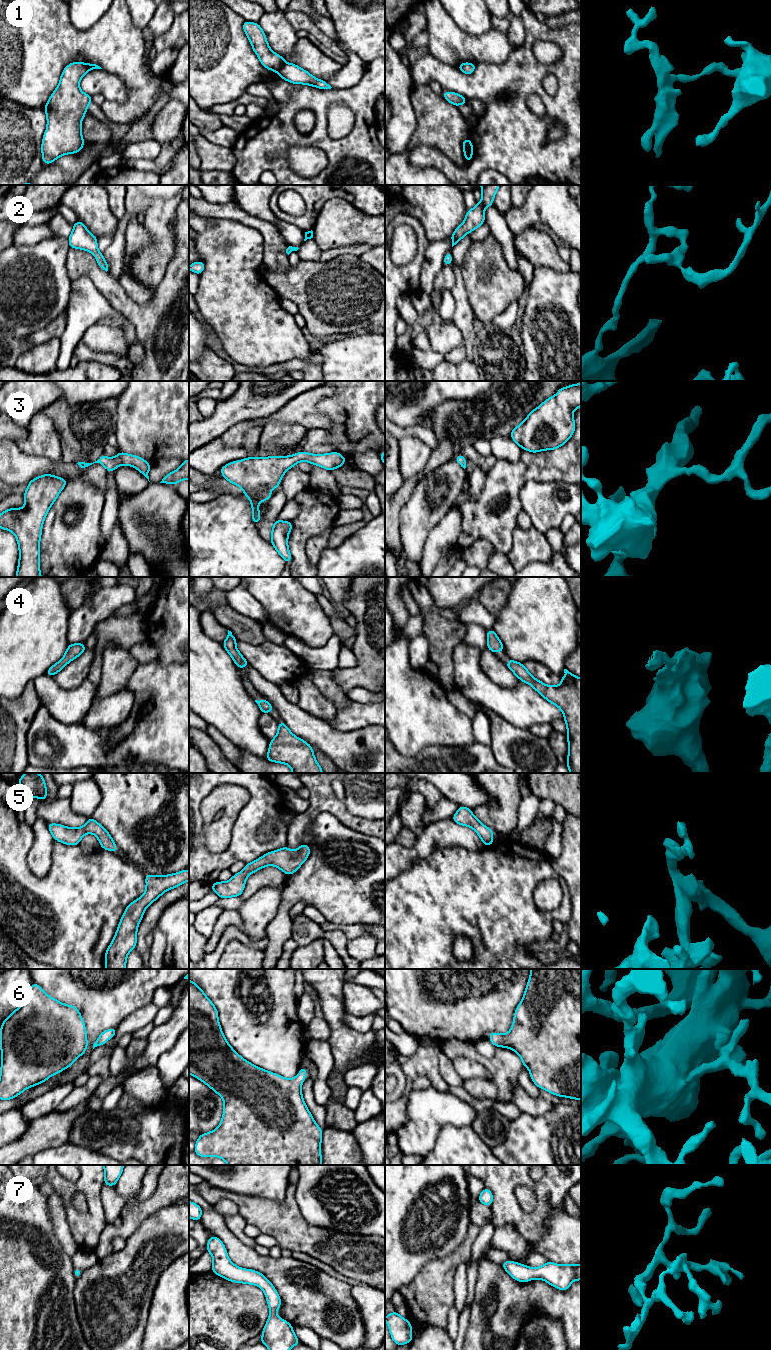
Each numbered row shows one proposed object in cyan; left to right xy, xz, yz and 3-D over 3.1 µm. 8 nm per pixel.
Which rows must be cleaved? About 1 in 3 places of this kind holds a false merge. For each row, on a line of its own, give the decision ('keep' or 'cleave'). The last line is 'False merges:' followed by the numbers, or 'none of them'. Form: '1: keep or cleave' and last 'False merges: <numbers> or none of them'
1: cleave
2: keep
3: keep
4: keep
5: keep
6: keep
7: keep
False merges: 1

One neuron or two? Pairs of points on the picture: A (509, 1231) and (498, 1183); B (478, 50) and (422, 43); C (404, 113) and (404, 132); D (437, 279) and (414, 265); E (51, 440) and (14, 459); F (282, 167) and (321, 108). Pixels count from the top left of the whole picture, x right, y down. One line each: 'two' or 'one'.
A: two
B: two
C: one
D: two
E: two
F: one

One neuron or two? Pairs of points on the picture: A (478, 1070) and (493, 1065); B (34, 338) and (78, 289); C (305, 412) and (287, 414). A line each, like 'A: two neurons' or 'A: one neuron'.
A: two neurons
B: two neurons
C: one neuron

